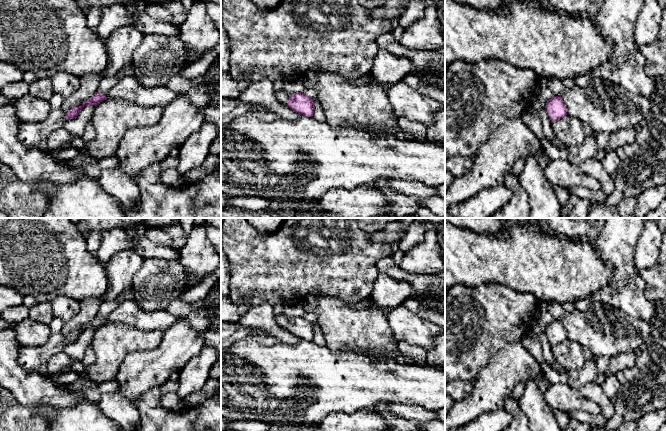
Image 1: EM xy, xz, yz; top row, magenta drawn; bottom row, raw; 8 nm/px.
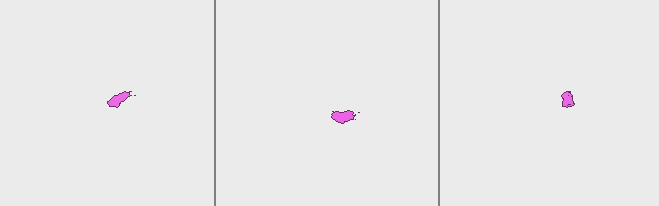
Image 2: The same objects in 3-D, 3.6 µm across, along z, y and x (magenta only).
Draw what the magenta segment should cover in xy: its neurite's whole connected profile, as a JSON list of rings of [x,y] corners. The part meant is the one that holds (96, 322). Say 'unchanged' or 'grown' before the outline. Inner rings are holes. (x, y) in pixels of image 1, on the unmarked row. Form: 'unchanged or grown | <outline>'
grown | [[[126,300],[114,309],[105,319],[95,316],[81,330],[73,331],[65,337],[61,332],[51,334],[48,341],[40,346],[22,346],[19,352],[18,363],[26,372],[37,371],[40,366],[47,365],[49,359],[56,353],[63,352],[66,344],[74,343],[87,329],[97,330],[106,323],[123,322],[134,325],[143,331],[158,330],[165,332],[180,317],[176,317],[166,310],[154,312],[143,311],[133,300]]]

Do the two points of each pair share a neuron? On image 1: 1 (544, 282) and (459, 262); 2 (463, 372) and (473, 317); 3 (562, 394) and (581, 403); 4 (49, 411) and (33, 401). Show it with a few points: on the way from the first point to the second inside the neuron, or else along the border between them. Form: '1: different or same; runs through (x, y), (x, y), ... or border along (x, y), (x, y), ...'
1: same; runs through (523, 263), (480, 262)
2: same; runs through (463, 358), (463, 333), (465, 331)
3: same; runs through (567, 399), (576, 402)
4: same; runs through (45, 409), (37, 403)

